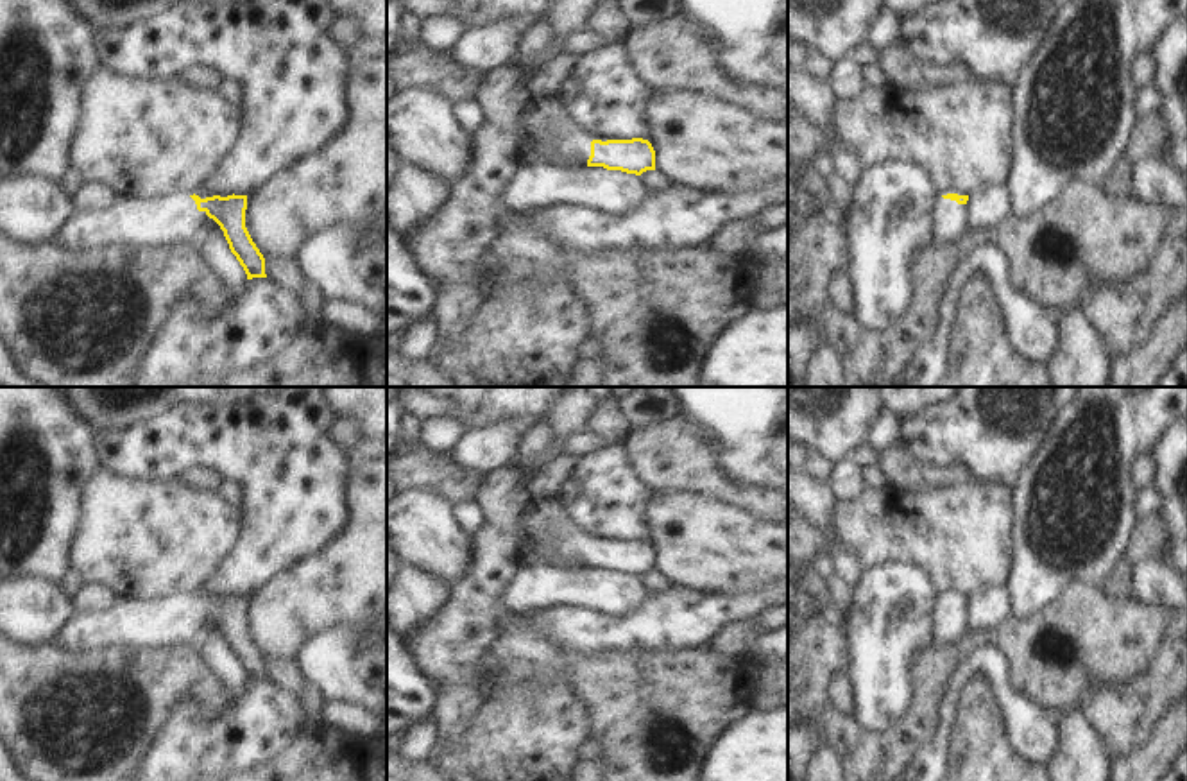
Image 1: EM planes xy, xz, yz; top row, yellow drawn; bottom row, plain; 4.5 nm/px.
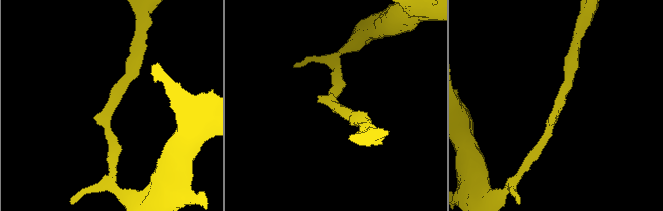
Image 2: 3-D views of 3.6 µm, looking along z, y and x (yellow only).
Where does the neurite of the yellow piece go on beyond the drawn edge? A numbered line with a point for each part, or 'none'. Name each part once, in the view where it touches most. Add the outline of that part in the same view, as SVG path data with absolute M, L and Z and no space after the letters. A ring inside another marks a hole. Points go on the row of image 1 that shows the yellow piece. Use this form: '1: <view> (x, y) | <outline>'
1: yz (949, 221) | M940 197L933 213L933 229L938 242L958 242L969 231L969 208Z

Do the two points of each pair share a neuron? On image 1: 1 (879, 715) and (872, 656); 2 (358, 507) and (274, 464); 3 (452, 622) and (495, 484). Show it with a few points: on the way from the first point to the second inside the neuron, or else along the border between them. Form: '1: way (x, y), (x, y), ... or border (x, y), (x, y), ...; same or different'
1: way (879, 701), (879, 670); same
2: border (351, 466), (344, 484), (344, 522), (326, 538); different
3: way (482, 588), (495, 563), (495, 518); same

